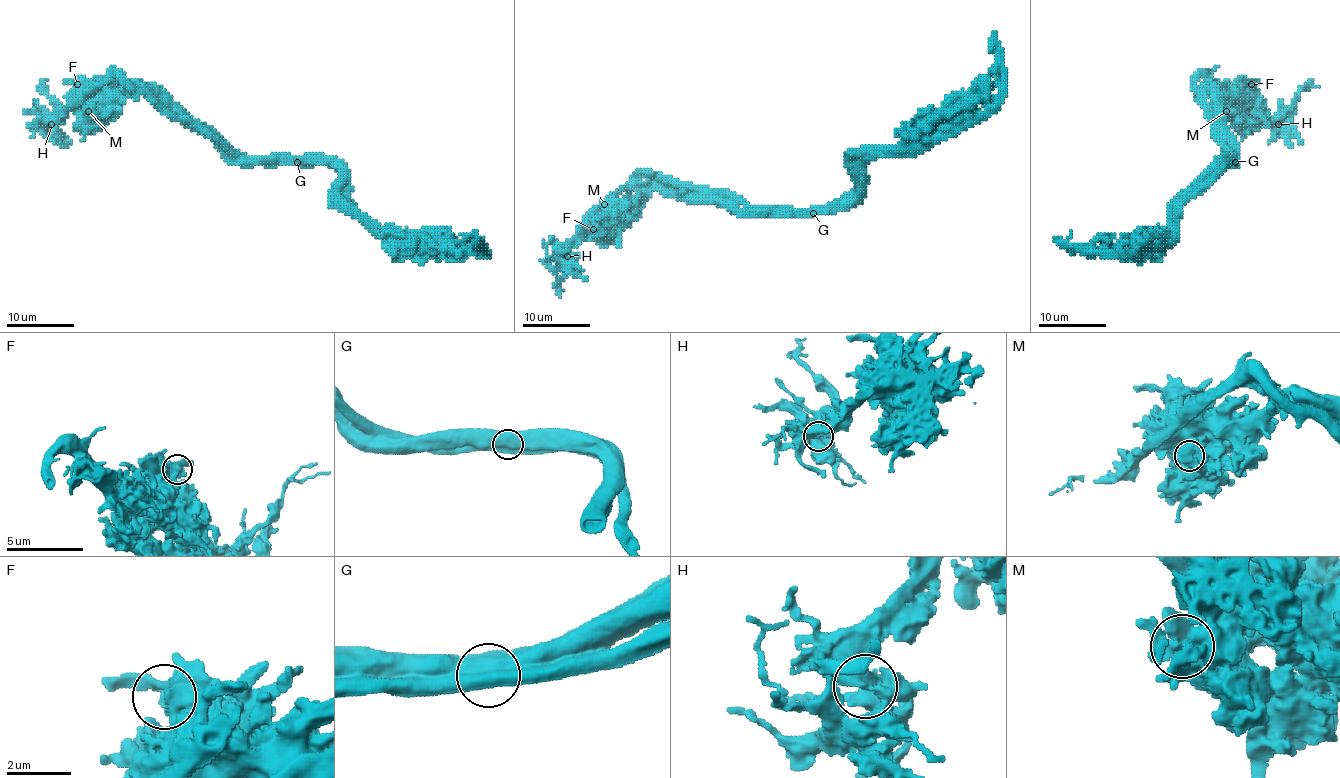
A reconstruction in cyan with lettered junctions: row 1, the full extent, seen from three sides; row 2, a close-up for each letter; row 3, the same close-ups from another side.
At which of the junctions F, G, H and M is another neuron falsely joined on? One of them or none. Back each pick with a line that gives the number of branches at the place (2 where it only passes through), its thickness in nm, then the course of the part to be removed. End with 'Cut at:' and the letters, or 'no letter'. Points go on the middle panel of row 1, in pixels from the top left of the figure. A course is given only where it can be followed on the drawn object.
G: branches 2; calibre 750 nm; course (812, 212), (749, 211), (722, 192), (651, 177), (621, 187), (567, 251), (576, 268), (557, 279), (561, 296)
Cut at: G

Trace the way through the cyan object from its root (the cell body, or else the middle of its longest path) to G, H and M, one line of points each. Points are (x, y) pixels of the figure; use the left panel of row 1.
G: (269, 161), (296, 161)
H: (269, 161), (231, 159), (207, 136), (182, 123), (155, 96), (142, 89), (87, 94), (51, 124)
M: (269, 161), (231, 159), (207, 136), (182, 123), (155, 96), (142, 89), (129, 89), (95, 111), (88, 111)

